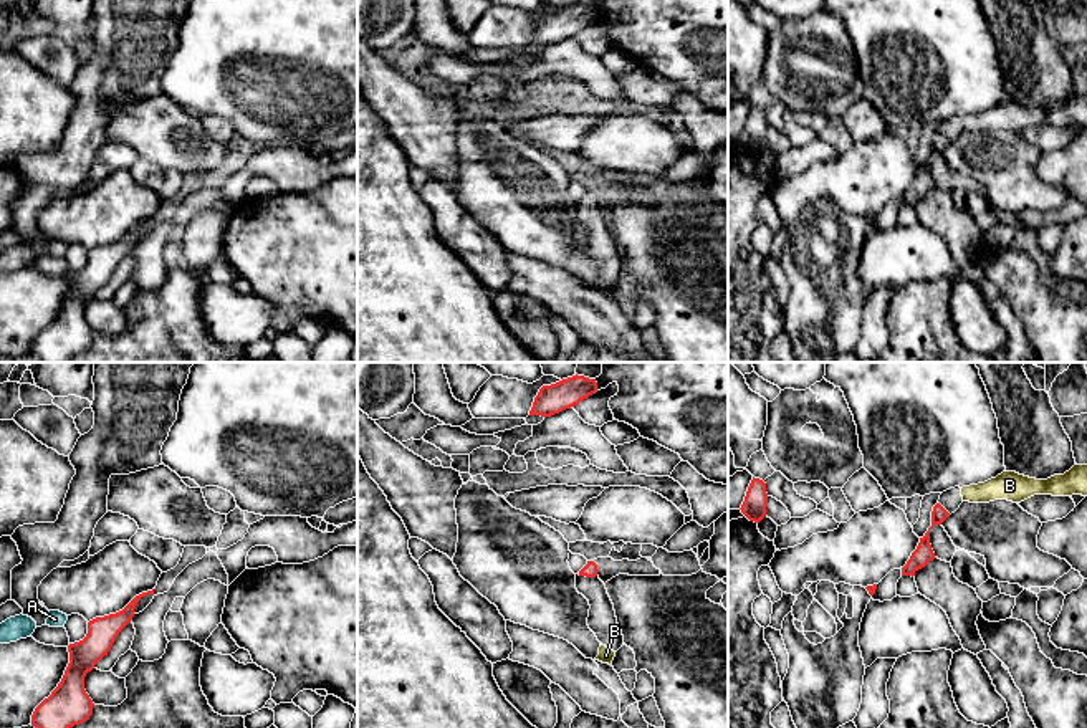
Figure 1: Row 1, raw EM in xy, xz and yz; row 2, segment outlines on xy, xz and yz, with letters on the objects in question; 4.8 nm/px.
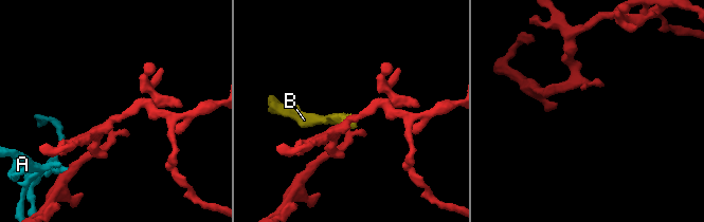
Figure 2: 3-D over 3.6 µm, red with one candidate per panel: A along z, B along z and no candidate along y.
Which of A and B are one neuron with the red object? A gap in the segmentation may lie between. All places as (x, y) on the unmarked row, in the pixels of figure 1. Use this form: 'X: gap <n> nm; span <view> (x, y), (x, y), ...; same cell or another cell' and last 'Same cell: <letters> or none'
A: gap 90 nm; span xy (70, 273), (63, 255); another cell
B: gap 100 nm; span yz (948, 143), (963, 129); same cell
Same cell: B

